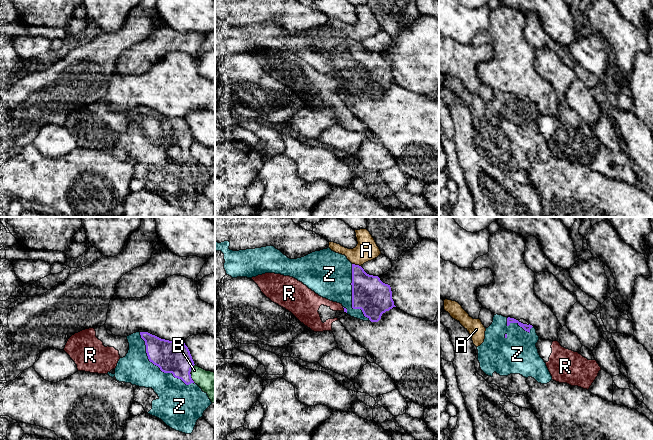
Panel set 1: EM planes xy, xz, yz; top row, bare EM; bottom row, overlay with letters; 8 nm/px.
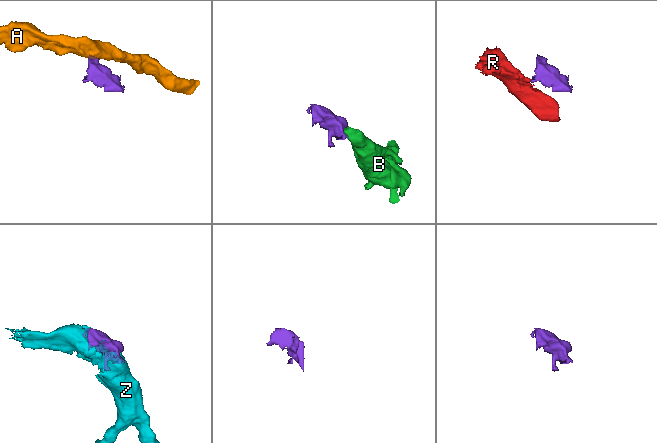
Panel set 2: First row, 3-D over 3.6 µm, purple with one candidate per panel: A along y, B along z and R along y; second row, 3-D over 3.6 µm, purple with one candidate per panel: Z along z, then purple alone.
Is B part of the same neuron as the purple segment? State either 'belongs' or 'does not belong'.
does not belong

